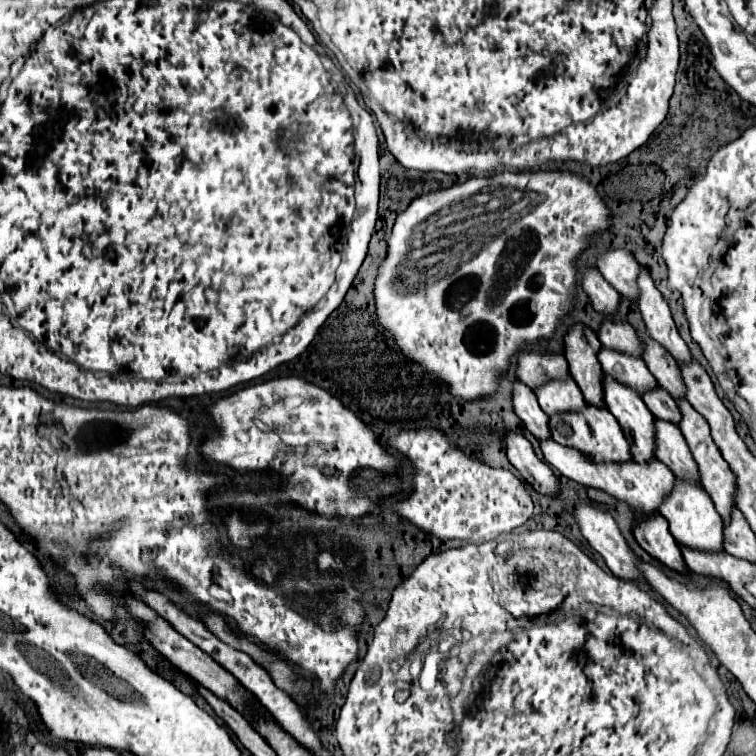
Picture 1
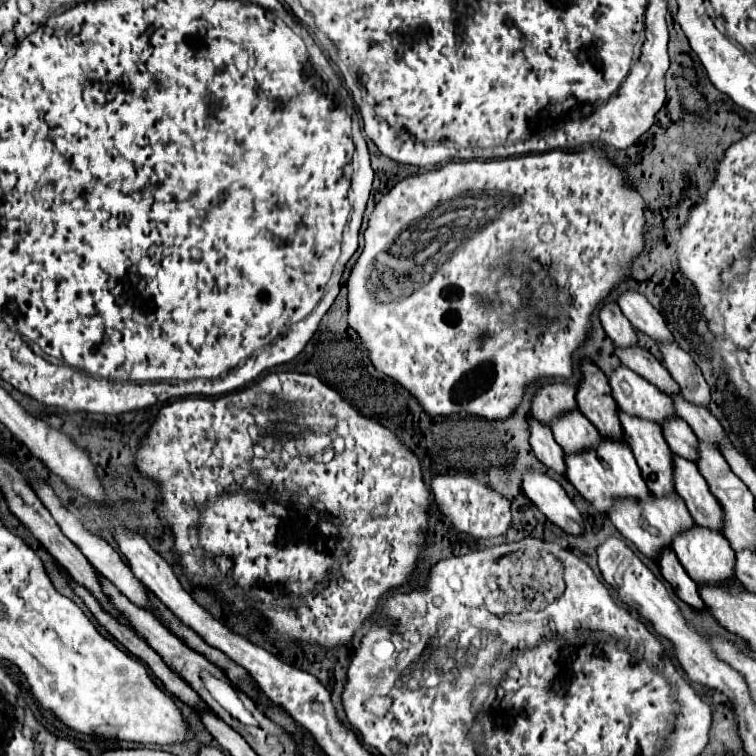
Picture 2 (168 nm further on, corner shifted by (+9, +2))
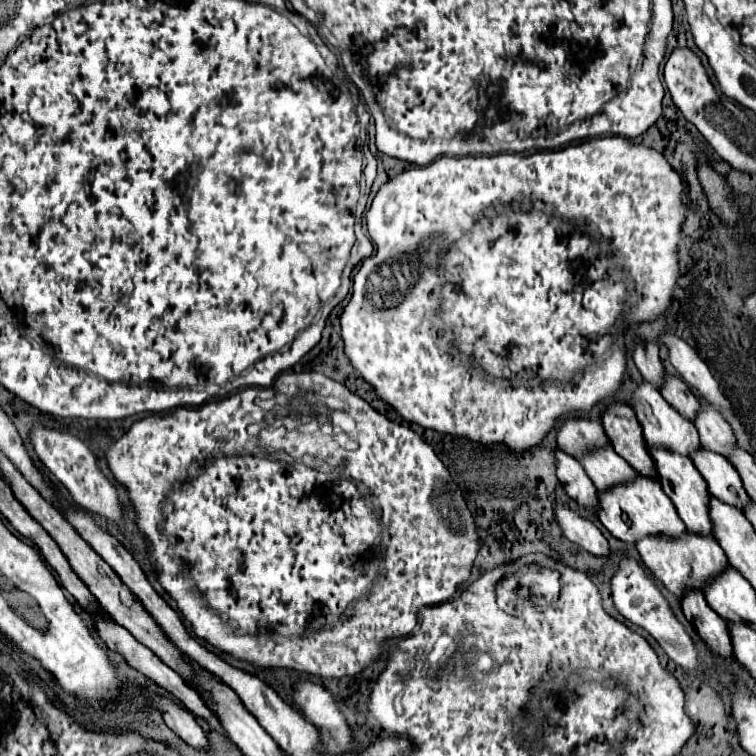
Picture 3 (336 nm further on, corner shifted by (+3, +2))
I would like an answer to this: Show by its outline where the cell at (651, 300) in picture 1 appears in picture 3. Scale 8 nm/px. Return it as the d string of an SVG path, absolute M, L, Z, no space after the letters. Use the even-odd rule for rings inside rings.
M703 400L699 416L695 420L695 426L701 436L703 448L709 448L711 452L717 452L719 456L729 458L735 450L735 436L731 432L731 426L723 420L723 416Z

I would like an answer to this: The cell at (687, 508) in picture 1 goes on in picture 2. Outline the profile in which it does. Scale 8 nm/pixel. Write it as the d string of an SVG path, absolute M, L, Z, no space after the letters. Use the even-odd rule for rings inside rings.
M693 524L673 538L671 548L677 554L681 566L685 566L685 572L695 582L701 582L701 580L729 580L729 576L733 576L733 550L729 546L729 542L725 540L725 536L717 530L713 530L713 528Z

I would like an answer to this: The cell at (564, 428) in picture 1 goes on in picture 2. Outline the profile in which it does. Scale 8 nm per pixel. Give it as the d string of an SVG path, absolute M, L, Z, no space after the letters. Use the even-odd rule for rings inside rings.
M601 436L601 440L581 452L565 454L567 478L579 490L583 498L587 498L599 512L607 512L615 498L635 498L643 500L649 494L645 480L637 468L635 456L625 440L611 440Z

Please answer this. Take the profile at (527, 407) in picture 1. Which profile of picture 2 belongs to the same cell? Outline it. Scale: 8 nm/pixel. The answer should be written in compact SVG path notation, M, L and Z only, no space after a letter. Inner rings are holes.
M529 416L527 420L529 424L529 444L535 452L535 456L549 468L553 468L559 474L565 474L565 468L561 468L561 452L563 448L553 440L553 432L549 432L549 428L545 424L541 424L537 418Z

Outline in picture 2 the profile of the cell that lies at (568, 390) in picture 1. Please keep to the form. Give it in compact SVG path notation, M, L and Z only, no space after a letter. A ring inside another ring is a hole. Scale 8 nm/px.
M577 408L559 414L555 420L551 420L549 428L553 430L557 444L563 450L569 448L569 452L589 448L589 444L593 444L593 440L597 440L599 436L597 428Z

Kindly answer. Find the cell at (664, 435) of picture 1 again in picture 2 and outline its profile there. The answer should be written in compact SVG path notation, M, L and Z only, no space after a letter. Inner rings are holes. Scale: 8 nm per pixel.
M673 454L673 482L697 524L709 524L709 528L721 530L721 508L717 508L717 500L713 500L709 486L701 480L697 466L679 454Z

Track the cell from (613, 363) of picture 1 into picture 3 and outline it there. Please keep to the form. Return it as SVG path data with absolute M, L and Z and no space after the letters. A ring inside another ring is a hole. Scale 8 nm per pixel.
M643 382L637 390L635 390L635 414L643 426L643 434L645 434L645 440L647 444L651 444L653 448L665 448L665 450L671 450L671 452L677 452L681 456L691 456L691 452L695 452L697 448L701 448L699 444L699 434L695 432L695 424L689 422L687 418L679 416L679 412L675 412L675 408L671 408L667 404L667 400L661 396L661 392L651 386L649 382Z

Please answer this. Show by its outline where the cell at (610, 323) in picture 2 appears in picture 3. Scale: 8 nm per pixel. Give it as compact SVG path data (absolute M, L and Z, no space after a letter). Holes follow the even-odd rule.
M649 342L645 346L637 346L635 352L633 352L633 360L635 360L641 376L647 382L651 382L653 386L661 388L661 382L663 382L663 376L665 376L665 368L663 368L663 362L659 358L657 344Z

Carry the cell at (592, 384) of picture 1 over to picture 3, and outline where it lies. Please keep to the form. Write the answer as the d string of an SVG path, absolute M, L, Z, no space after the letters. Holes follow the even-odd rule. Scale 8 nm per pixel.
M611 404L609 410L601 416L601 422L613 450L623 456L623 460L627 460L627 464L631 464L631 468L641 476L657 478L655 462L651 460L651 454L643 440L643 428L633 408L627 404Z

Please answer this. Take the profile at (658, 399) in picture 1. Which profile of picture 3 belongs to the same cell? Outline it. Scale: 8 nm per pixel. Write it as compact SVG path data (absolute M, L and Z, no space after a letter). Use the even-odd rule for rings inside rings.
M703 448L695 452L691 458L693 464L699 468L699 472L703 474L703 478L707 480L711 496L739 508L741 512L747 510L751 498L747 496L743 482L739 480L739 472L735 472L733 464L729 464L727 458Z

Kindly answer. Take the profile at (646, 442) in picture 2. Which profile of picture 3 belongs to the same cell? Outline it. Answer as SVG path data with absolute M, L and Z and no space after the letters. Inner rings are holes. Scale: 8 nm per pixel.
M649 446L649 452L657 464L657 474L659 474L659 484L667 496L671 496L681 520L685 522L687 530L699 536L713 536L713 522L709 516L709 490L707 482L703 476L699 476L699 470L693 466L689 458L683 458L675 452L667 450L655 450Z

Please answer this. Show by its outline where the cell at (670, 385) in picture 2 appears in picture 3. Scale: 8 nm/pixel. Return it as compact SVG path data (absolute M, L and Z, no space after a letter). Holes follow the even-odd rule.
M665 376L665 382L661 386L661 394L663 398L687 420L695 420L697 412L699 412L699 398L695 396L695 392L677 376Z

